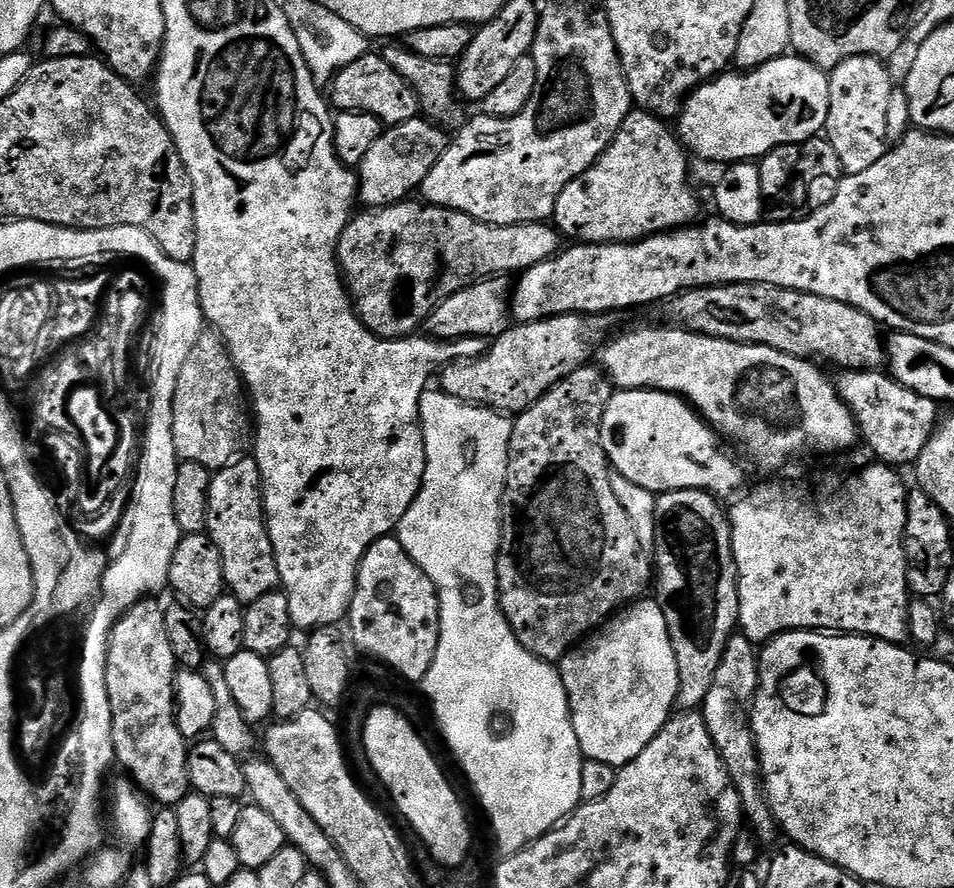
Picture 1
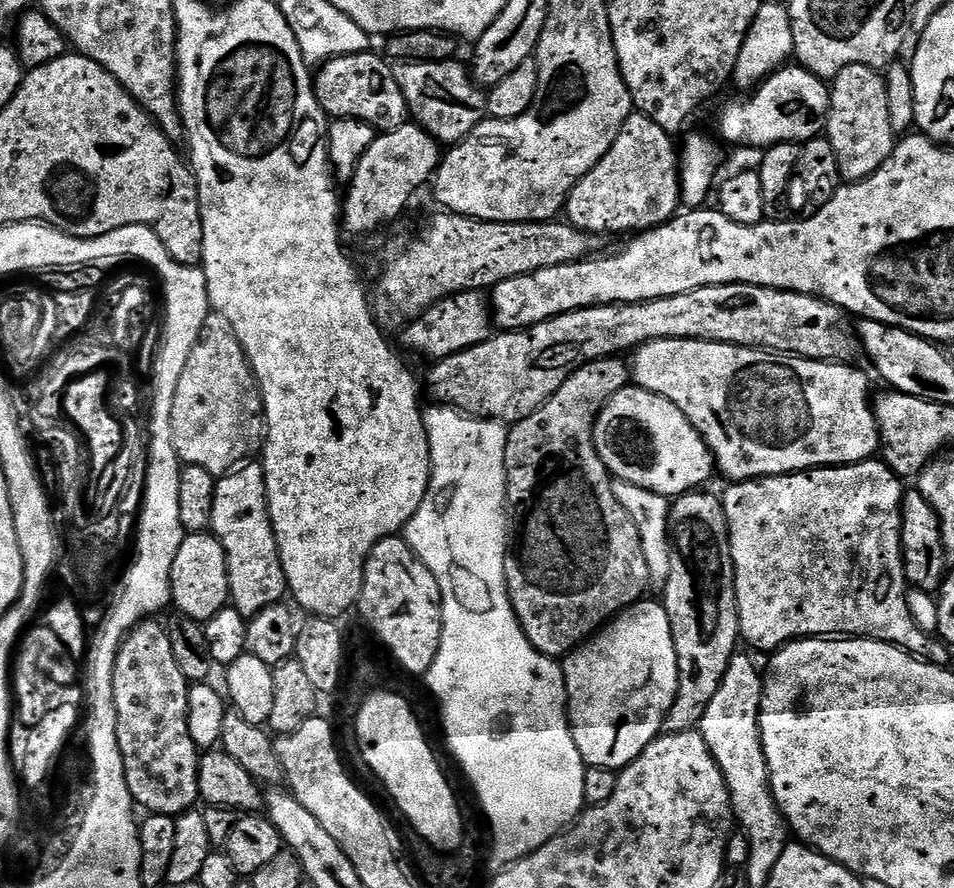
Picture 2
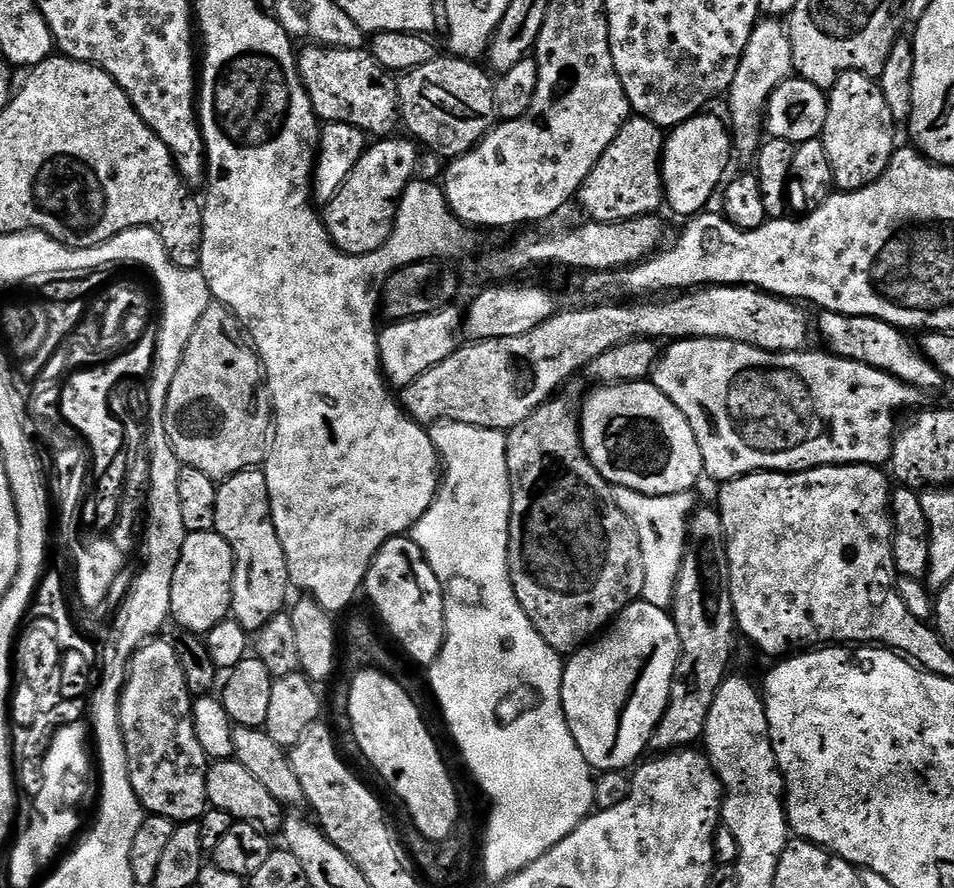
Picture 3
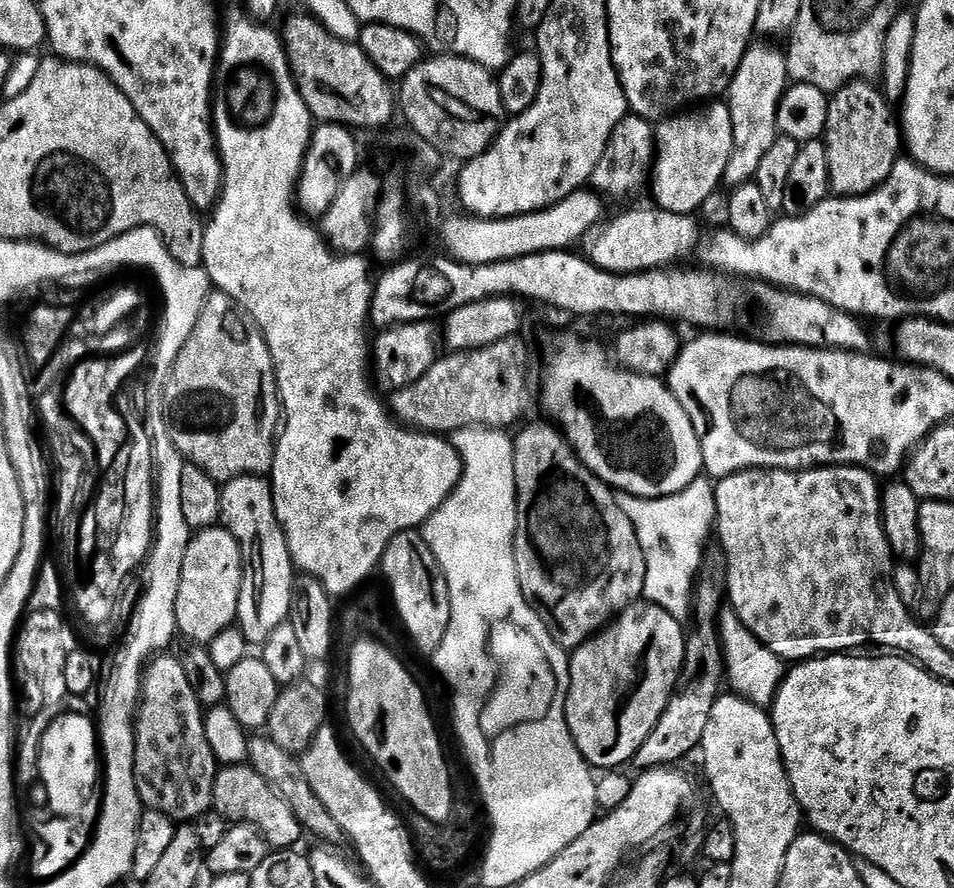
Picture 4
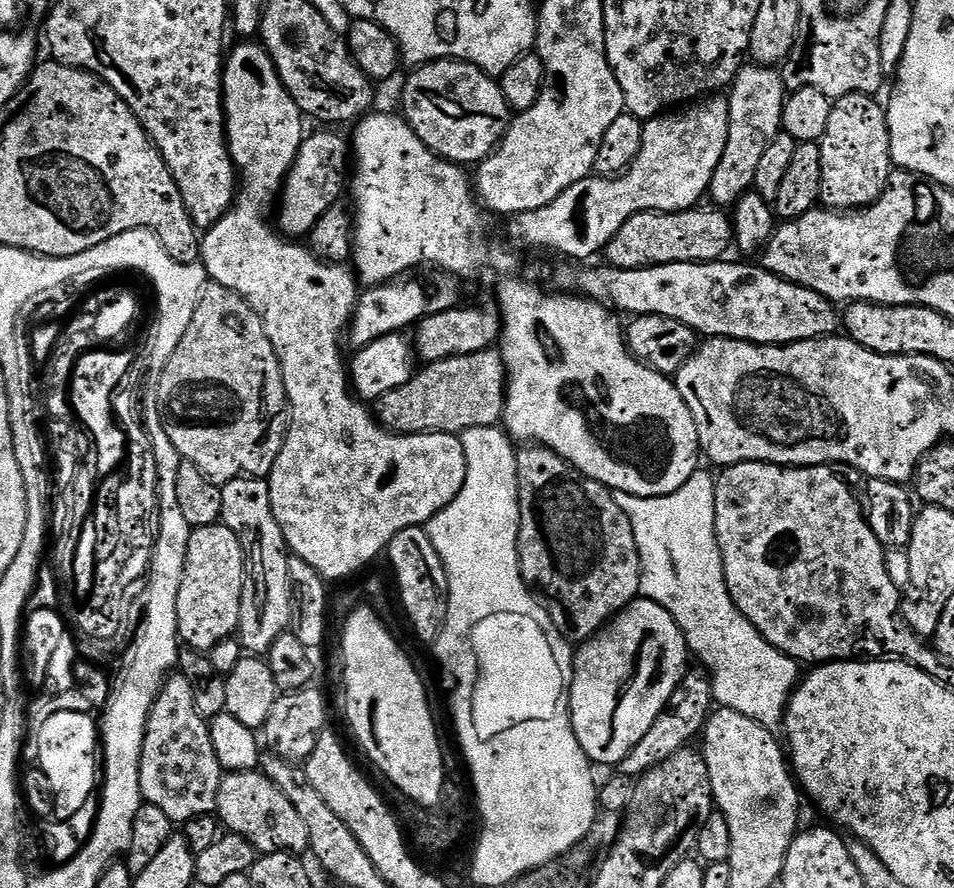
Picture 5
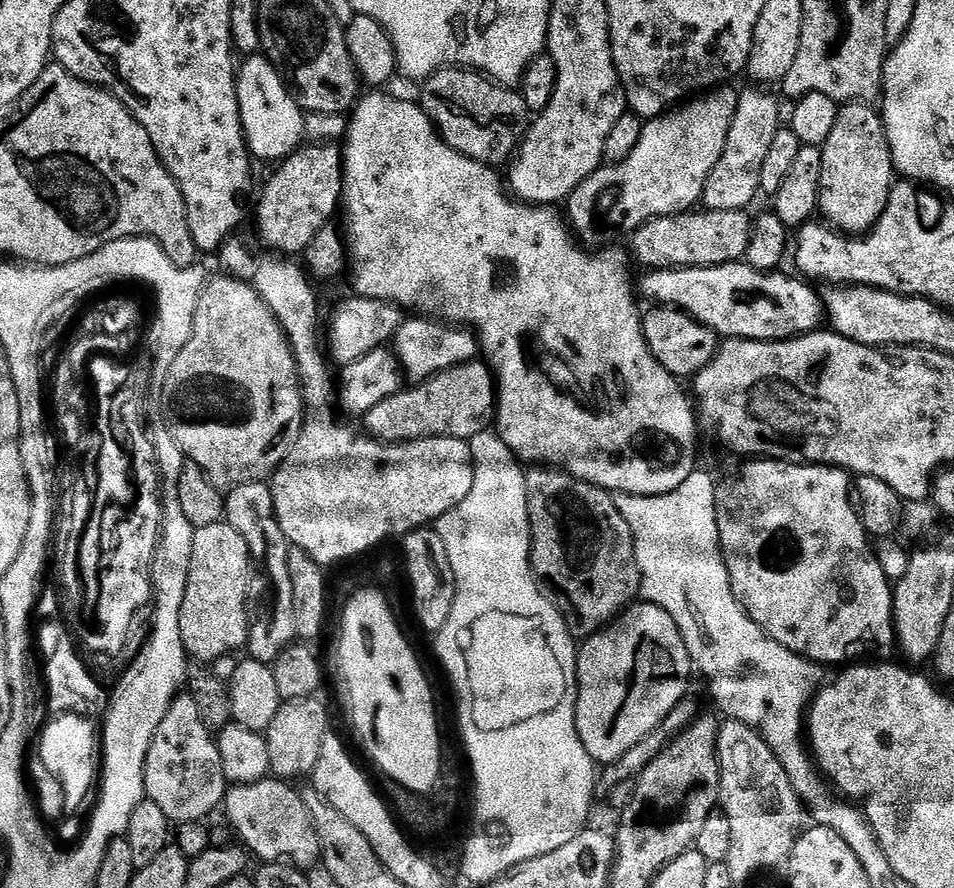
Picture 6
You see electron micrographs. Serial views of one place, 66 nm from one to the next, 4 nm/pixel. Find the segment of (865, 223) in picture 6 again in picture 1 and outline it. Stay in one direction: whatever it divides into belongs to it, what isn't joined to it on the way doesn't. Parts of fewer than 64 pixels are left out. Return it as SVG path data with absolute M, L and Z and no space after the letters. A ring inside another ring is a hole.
M855 56L846 58L838 67L831 69L828 77L830 86L830 110L824 123L824 132L838 153L845 173L853 176L870 170L886 151L886 113L894 89L892 76L879 56Z

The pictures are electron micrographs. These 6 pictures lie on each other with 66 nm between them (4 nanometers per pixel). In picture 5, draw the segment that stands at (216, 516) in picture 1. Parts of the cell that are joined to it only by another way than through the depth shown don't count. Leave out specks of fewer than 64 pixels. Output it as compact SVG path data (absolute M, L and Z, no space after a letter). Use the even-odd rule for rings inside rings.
M239 476L222 487L222 523L242 542L246 553L246 568L250 580L256 585L247 589L240 601L240 626L238 639L245 653L261 658L278 642L283 632L289 631L292 622L292 583L288 573L288 543L274 518L274 506L270 506L270 486L267 479L255 476Z

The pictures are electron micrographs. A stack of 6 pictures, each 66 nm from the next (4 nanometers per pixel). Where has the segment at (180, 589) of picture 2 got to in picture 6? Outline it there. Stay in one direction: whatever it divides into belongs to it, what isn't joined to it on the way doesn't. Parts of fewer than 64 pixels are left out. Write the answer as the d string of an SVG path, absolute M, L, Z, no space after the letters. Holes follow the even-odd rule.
M226 522L202 526L194 534L194 554L190 554L190 578L180 611L180 629L184 650L196 662L211 662L239 653L248 642L248 559L250 553L242 534Z

